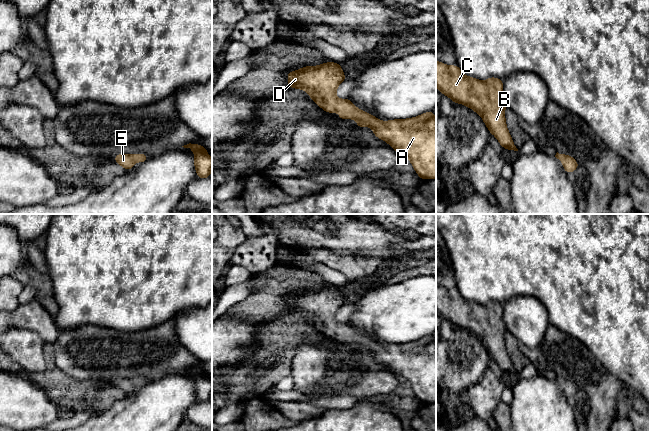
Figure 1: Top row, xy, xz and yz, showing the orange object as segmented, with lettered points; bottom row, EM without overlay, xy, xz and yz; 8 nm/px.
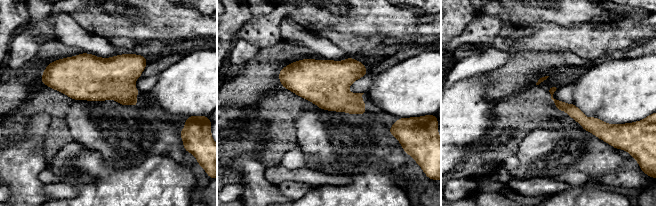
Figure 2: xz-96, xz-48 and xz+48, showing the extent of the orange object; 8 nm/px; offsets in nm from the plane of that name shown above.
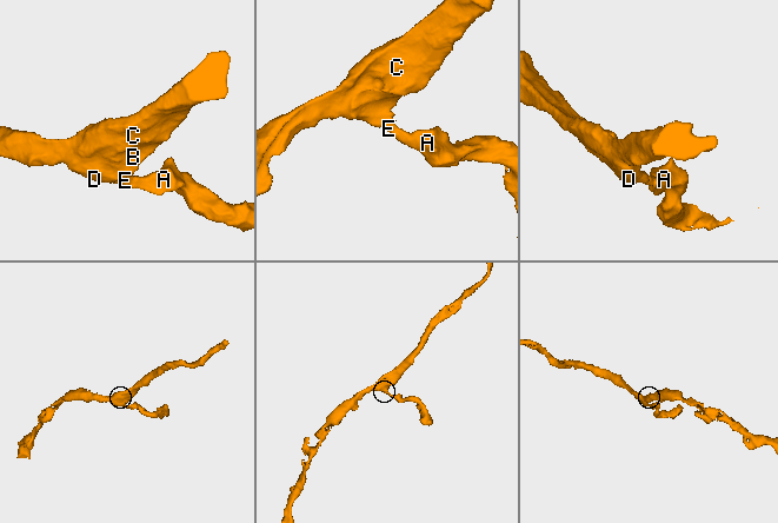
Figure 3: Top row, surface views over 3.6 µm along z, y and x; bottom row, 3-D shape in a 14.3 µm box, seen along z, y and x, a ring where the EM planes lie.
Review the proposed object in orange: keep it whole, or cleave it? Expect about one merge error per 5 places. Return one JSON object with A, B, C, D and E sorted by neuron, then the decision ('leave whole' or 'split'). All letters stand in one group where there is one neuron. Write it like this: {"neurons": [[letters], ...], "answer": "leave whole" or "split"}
{"neurons": [["A", "B", "C", "D", "E"]], "answer": "leave whole"}

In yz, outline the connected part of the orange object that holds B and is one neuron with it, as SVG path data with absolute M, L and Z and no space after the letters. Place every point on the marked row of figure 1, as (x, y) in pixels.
M436 61L436 87L442 95L448 96L454 103L463 104L478 113L489 133L497 138L504 149L518 151L506 126L504 112L507 104L503 97L503 80L490 77L486 81L480 81L464 75L457 64L452 67Z

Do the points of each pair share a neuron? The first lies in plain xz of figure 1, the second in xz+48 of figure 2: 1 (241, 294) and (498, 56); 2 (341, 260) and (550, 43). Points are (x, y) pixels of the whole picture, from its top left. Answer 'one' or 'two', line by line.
1: one
2: one

